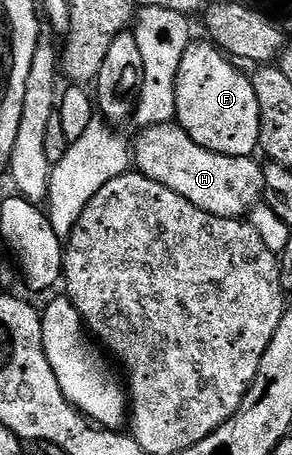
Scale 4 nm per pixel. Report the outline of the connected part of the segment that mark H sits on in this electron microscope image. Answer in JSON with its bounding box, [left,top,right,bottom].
[132,122,265,219]

